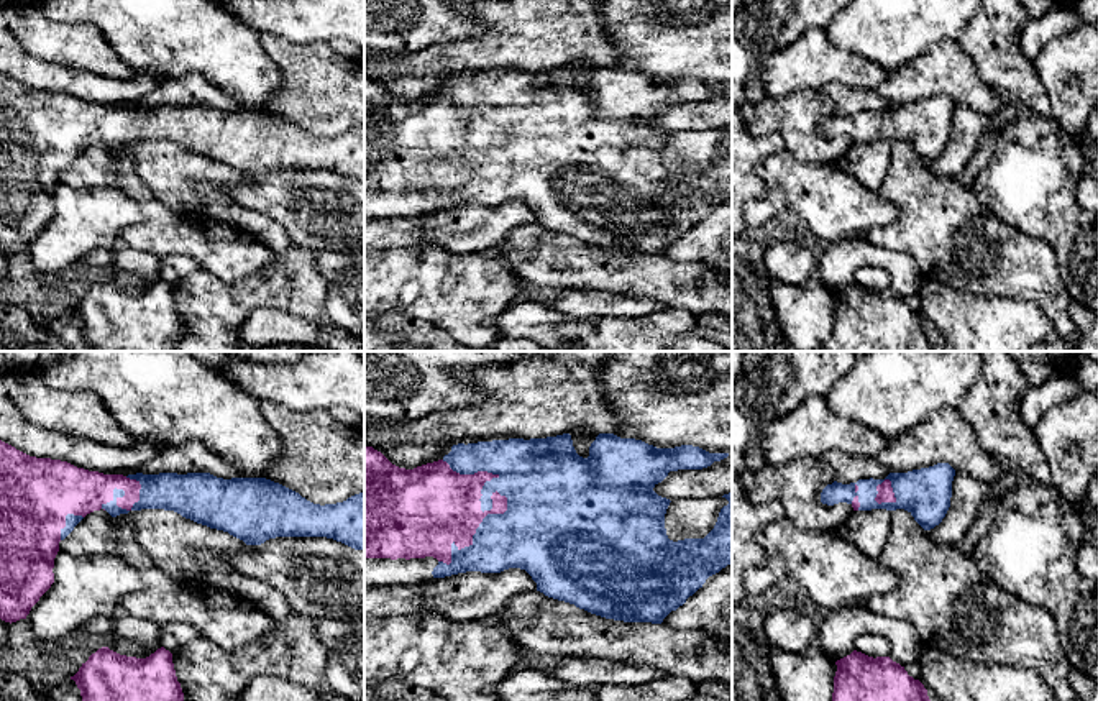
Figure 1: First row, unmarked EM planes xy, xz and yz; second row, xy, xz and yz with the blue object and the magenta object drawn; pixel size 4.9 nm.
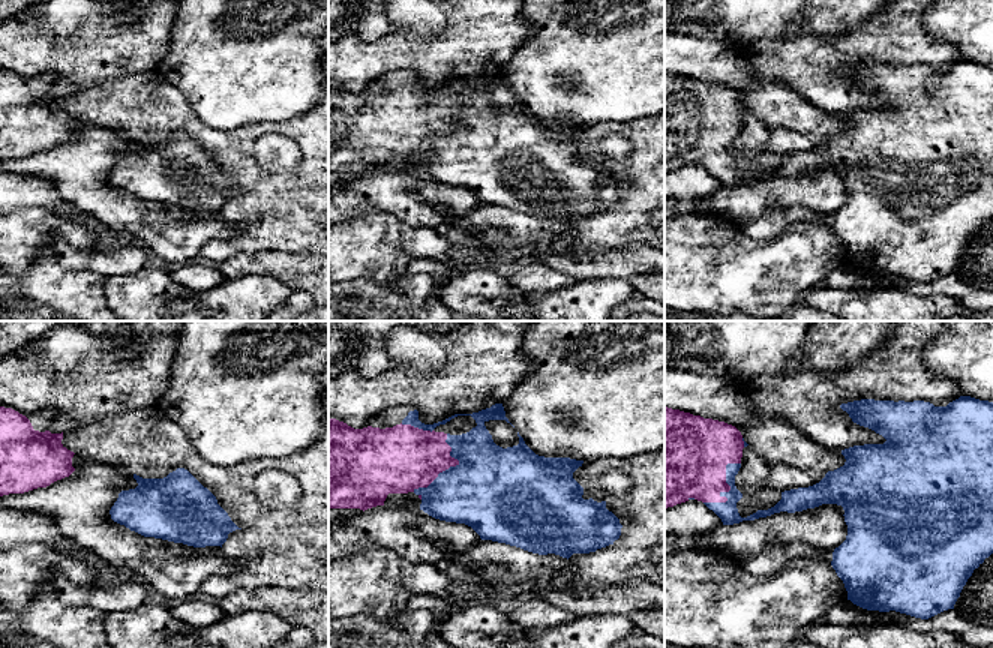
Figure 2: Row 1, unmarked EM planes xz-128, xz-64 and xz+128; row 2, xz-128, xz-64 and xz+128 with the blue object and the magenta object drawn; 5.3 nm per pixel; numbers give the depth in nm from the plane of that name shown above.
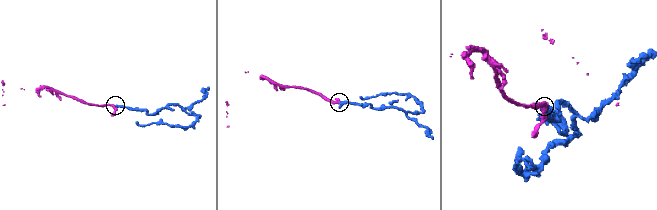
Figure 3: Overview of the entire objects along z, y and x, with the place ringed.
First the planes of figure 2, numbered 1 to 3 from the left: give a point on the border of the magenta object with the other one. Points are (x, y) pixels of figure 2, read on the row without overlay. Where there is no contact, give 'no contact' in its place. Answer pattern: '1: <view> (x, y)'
1: no contact
2: xz-64 (450, 131)
3: xz+128 (729, 155)

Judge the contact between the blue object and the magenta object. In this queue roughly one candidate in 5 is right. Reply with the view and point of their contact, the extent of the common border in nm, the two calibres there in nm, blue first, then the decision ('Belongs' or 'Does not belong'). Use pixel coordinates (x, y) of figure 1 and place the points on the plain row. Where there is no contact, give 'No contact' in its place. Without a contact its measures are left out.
Touches blue at xz (476, 161). Shared border 550 nm. Thickness 320 nm (blue) against 400 nm. Belongs

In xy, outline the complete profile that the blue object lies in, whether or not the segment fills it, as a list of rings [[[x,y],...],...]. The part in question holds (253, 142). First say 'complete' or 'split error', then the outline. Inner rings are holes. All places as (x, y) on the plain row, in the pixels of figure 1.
split error; [[[0,72],[0,251],[26,251],[31,240],[54,215],[54,190],[59,174],[90,144],[105,141],[112,149],[141,141],[174,143],[210,161],[228,164],[246,177],[261,177],[276,169],[327,169],[364,184],[364,125],[336,136],[313,136],[299,125],[266,110],[223,112],[210,105],[103,107],[67,94],[30,89]]]

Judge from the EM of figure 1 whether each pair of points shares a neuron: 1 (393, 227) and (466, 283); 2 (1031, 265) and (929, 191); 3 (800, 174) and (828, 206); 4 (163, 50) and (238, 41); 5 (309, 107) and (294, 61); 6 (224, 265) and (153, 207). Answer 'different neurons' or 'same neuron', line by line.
1: different neurons
2: same neuron
3: same neuron
4: same neuron
5: same neuron
6: same neuron

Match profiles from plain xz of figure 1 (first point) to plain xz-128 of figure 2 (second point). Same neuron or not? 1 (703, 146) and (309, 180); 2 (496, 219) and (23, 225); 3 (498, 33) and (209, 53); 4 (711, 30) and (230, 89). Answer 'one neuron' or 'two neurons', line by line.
1: one neuron
2: two neurons
3: two neurons
4: one neuron

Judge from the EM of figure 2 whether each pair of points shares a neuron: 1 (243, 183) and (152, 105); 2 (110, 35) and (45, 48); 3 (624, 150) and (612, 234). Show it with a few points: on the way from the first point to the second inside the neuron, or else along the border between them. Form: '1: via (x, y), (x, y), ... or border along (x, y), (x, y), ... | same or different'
1: via (227, 158), (192, 125), (177, 117) | same
2: via (93, 39), (62, 39) | same
3: border along (632, 152), (626, 159) | different

